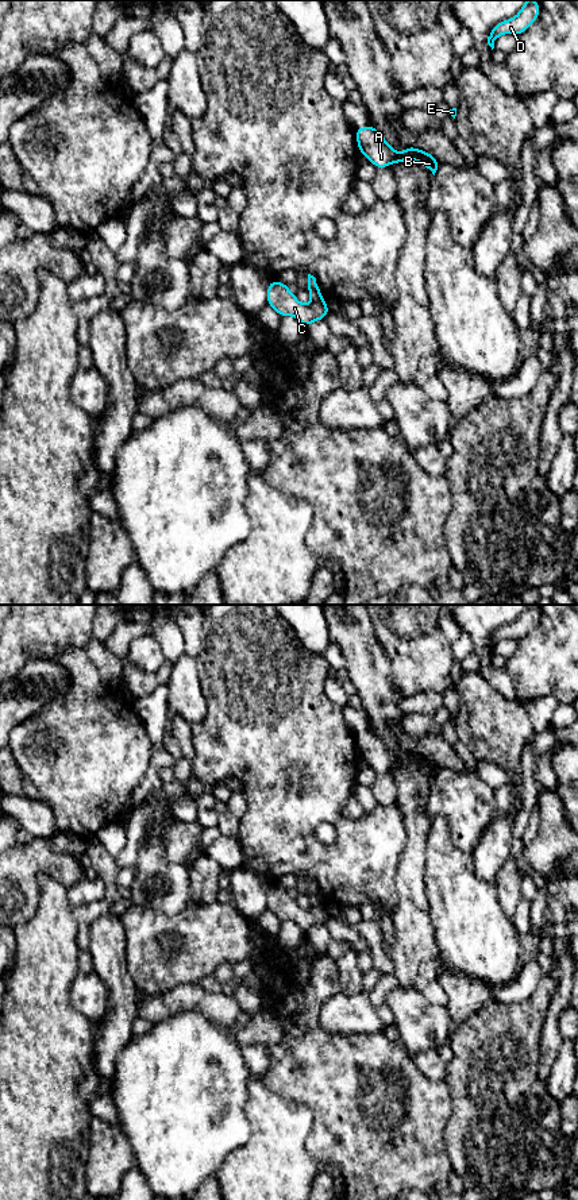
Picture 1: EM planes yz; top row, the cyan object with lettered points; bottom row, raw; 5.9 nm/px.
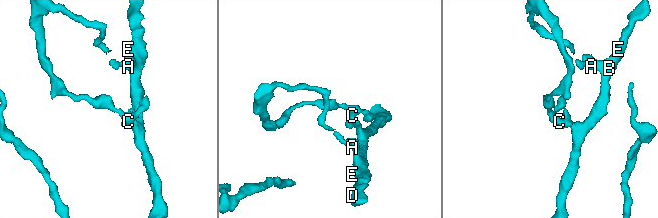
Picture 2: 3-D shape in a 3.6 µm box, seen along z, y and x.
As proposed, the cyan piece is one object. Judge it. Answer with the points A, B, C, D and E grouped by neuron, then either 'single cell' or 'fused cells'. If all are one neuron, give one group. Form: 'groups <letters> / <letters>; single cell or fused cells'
groups A B D E / C; fused cells

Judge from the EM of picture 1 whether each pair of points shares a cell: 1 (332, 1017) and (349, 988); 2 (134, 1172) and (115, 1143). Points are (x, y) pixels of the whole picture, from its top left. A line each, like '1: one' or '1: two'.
1: two
2: two

